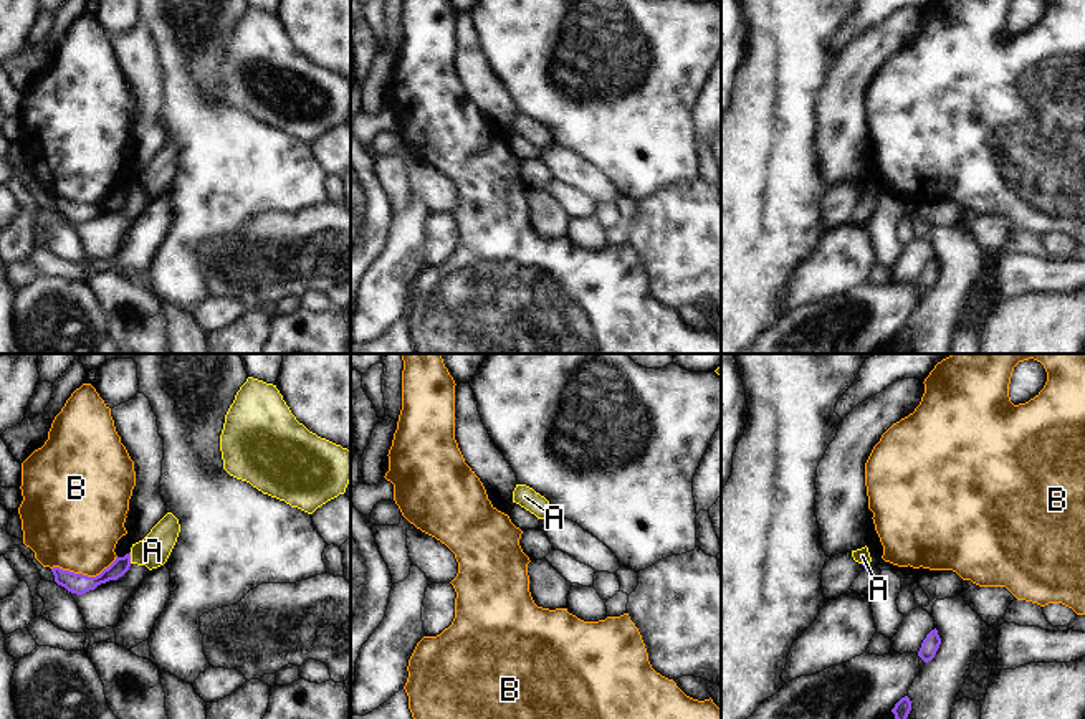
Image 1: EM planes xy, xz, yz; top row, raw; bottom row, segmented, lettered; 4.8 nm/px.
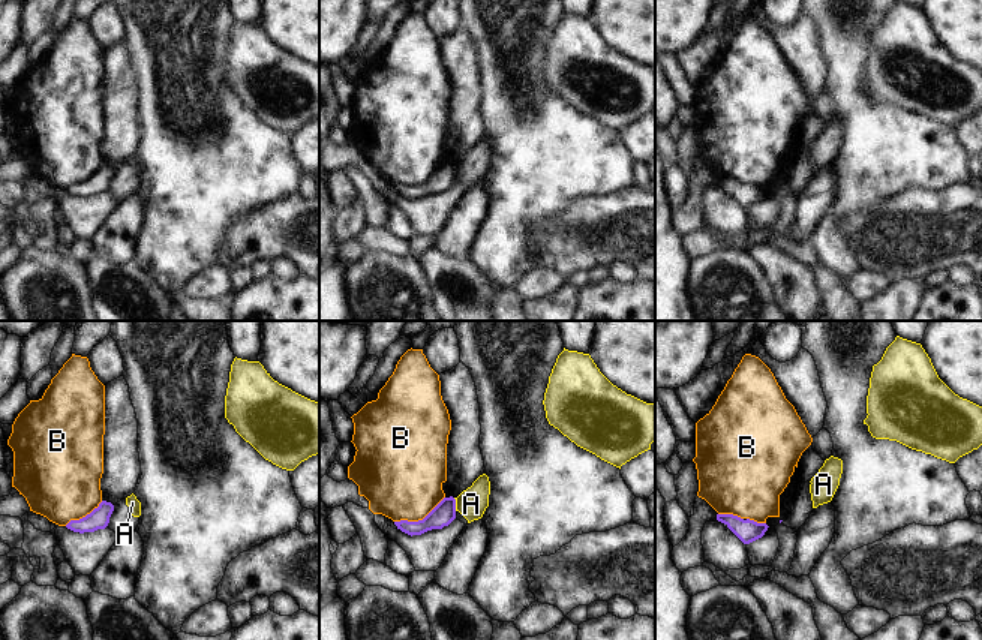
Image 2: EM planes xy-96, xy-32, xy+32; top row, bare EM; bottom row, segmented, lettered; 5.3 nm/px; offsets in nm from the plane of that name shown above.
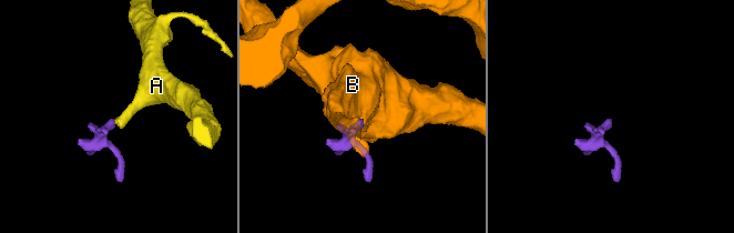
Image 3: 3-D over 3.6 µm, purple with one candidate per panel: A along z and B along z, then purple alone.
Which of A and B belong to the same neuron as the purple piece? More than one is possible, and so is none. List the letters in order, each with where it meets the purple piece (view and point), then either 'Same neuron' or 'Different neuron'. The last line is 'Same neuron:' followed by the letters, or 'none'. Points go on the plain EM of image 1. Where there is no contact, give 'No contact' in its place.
A: Touches purple at xy (129, 187). Different neuron
B: Touches purple at xy (85, 205). Different neuron
Same neuron: none

